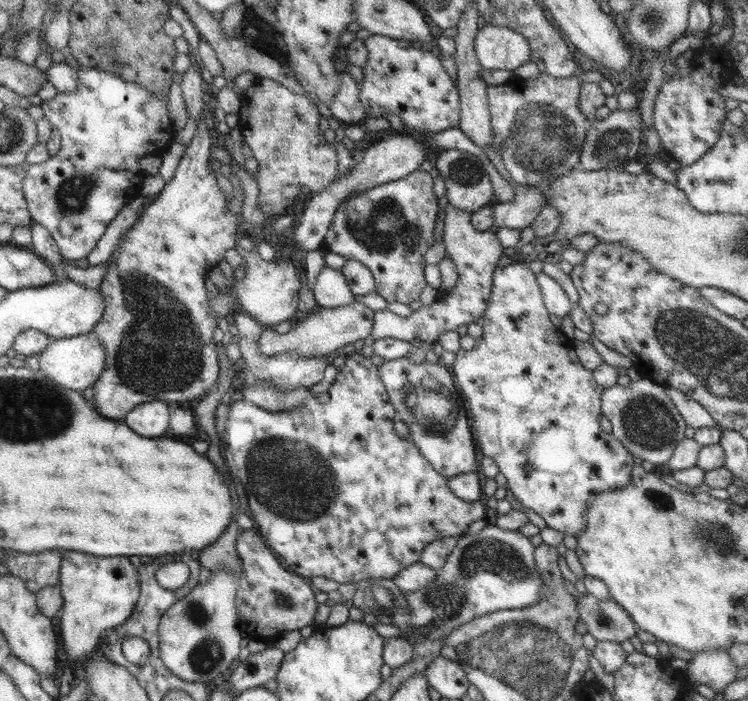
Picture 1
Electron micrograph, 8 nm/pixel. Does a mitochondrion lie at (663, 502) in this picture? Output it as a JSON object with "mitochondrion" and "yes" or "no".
{"mitochondrion":"yes"}

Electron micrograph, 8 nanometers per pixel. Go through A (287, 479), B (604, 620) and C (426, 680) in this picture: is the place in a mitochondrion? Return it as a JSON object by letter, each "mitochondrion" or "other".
{"A":"mitochondrion","B":"mitochondrion","C":"other"}

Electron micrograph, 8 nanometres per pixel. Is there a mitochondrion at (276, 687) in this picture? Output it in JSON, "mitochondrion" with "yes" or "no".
{"mitochondrion":"no"}

